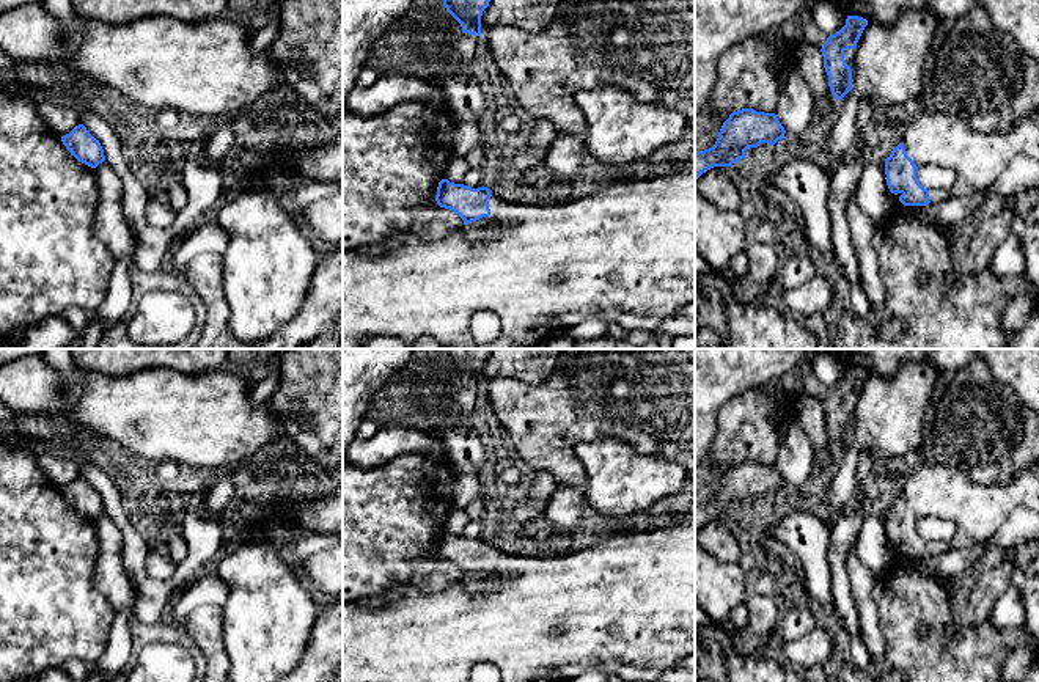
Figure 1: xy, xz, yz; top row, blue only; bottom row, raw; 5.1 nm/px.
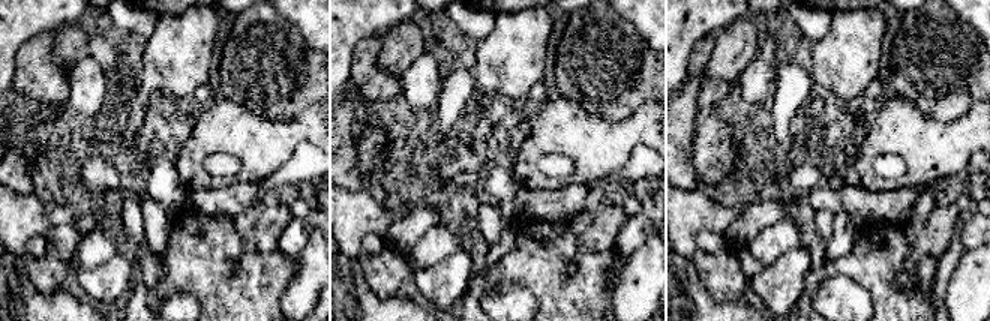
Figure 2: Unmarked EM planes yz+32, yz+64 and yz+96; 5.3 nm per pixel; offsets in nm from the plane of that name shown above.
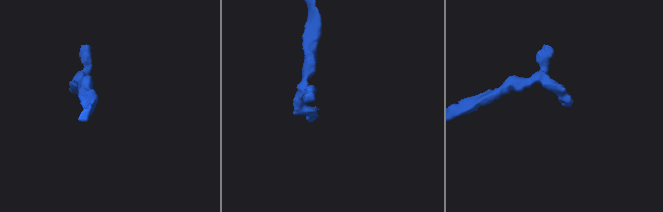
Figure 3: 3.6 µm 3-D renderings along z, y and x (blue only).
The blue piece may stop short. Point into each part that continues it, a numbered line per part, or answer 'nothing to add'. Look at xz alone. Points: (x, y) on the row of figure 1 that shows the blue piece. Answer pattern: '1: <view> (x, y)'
1: xz (629, 249)

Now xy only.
nothing to add

